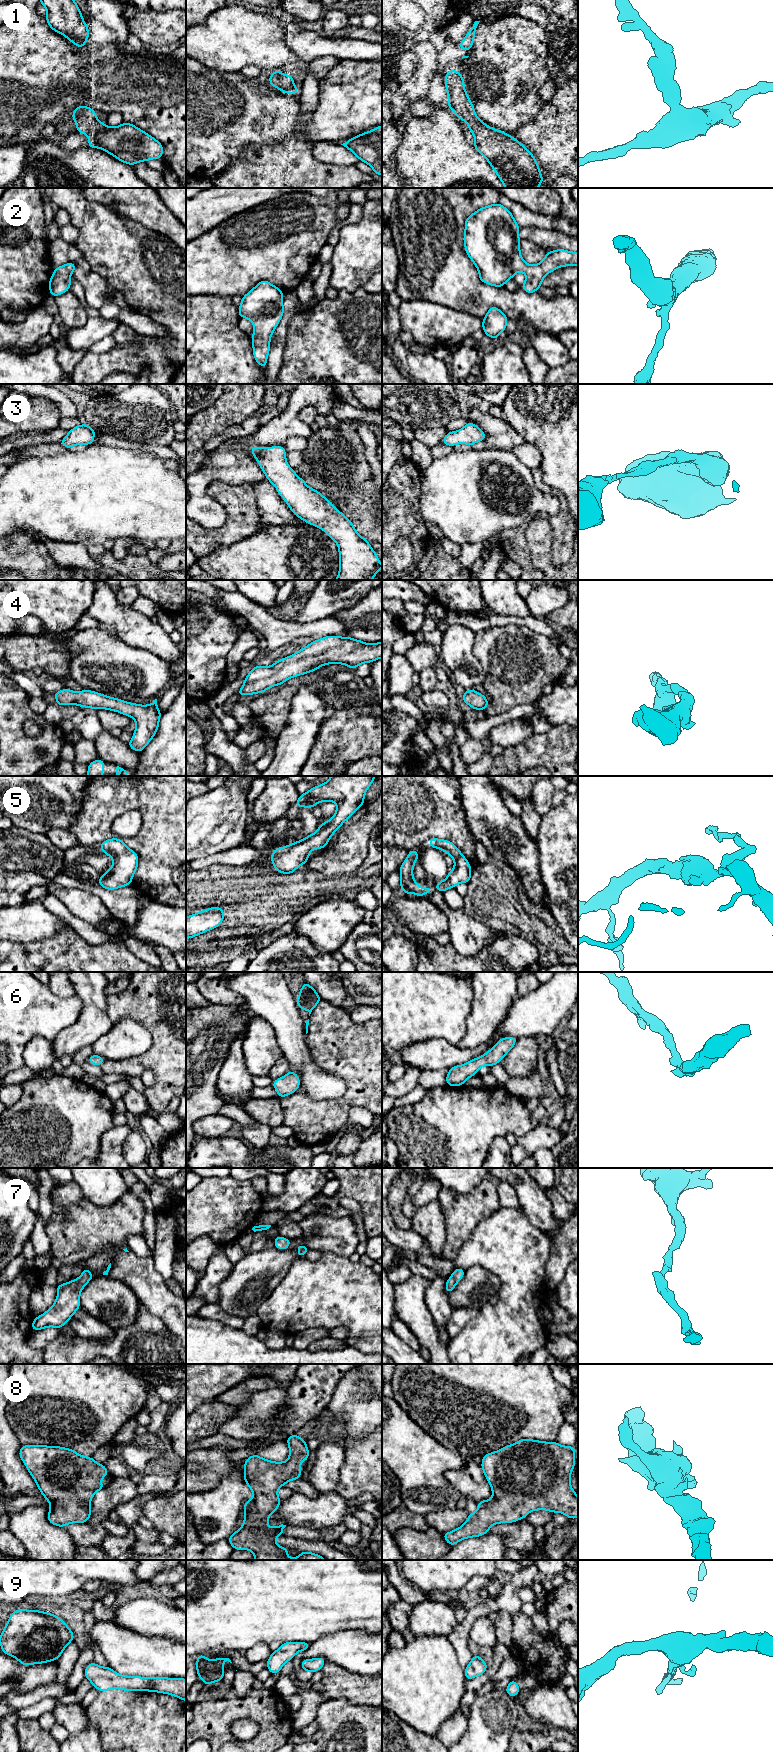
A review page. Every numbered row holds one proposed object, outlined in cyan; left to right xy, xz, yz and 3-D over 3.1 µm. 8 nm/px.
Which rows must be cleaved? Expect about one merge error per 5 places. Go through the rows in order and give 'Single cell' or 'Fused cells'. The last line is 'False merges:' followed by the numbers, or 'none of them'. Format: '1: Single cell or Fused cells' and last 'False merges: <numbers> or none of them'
1: Single cell
2: Single cell
3: Single cell
4: Single cell
5: Single cell
6: Single cell
7: Single cell
8: Single cell
9: Single cell
False merges: none of them

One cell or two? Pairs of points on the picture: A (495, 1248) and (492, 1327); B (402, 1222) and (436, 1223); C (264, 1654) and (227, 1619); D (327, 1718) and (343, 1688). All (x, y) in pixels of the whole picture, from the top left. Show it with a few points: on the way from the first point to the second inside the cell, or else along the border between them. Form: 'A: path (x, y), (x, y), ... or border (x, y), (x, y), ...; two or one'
A: path (508, 1268), (508, 1307); one
B: border (410, 1221), (411, 1227); two
C: border (267, 1642), (258, 1642), (245, 1651); two
D: border (323, 1701), (346, 1698), (360, 1705); two

